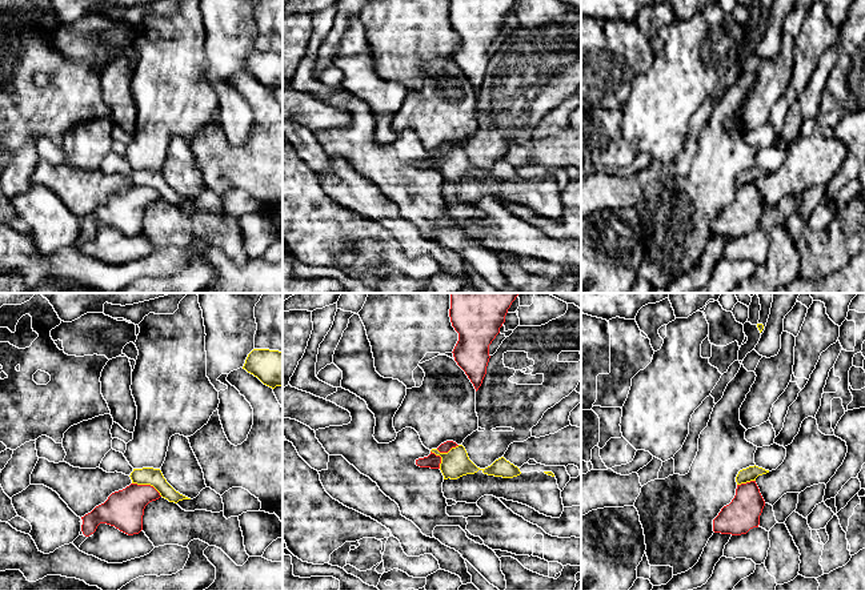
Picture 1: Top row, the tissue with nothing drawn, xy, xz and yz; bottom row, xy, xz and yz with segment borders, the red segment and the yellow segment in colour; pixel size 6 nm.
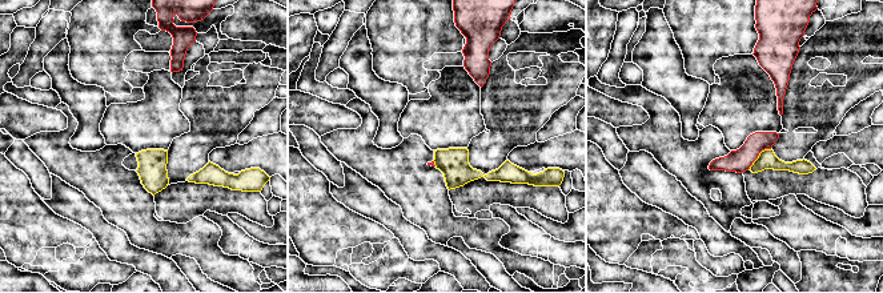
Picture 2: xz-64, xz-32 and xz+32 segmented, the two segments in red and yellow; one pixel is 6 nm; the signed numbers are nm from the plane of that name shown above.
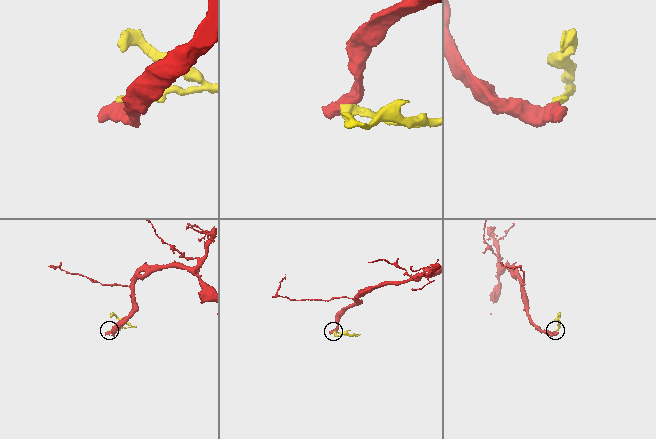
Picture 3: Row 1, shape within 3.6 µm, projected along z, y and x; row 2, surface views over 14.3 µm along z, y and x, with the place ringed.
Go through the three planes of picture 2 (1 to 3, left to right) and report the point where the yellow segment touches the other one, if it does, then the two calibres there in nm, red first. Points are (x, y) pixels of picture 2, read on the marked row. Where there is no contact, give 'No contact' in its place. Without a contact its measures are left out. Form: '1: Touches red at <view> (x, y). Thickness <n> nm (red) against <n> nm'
1: No contact
2: Touches red at xz-32 (433, 163). Thickness 20 nm (red) against 180 nm
3: Touches red at xz+32 (758, 155). Thickness 140 nm (red) against 110 nm

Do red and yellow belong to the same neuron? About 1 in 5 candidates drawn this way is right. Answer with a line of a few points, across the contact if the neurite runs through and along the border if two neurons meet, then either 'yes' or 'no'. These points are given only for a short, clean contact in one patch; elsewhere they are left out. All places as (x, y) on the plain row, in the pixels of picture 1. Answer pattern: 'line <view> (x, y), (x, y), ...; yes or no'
line xz (459, 147), (439, 156), (439, 169); no

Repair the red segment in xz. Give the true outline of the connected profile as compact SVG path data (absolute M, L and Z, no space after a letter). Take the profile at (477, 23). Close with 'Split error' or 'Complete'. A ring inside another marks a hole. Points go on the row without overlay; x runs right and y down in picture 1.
M450 0L449 19L452 28L458 35L458 43L452 55L476 93L486 76L490 60L489 47L500 35L514 1Z. Complete

